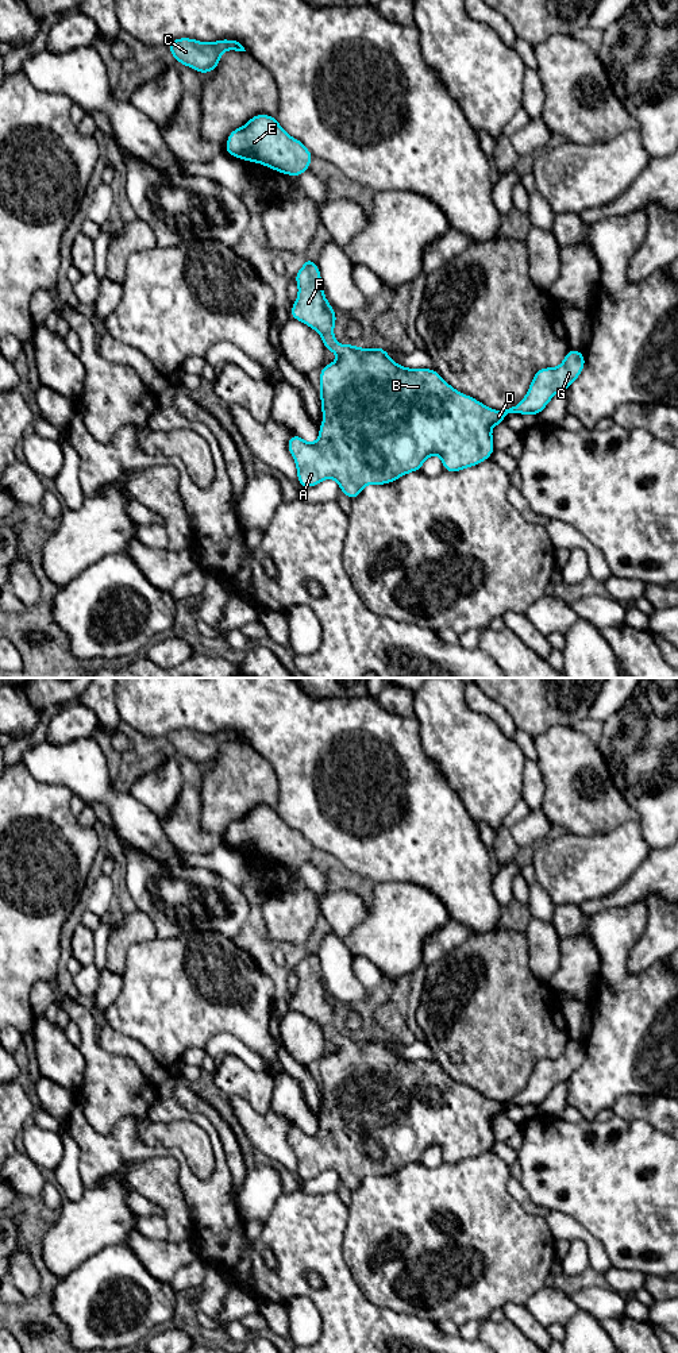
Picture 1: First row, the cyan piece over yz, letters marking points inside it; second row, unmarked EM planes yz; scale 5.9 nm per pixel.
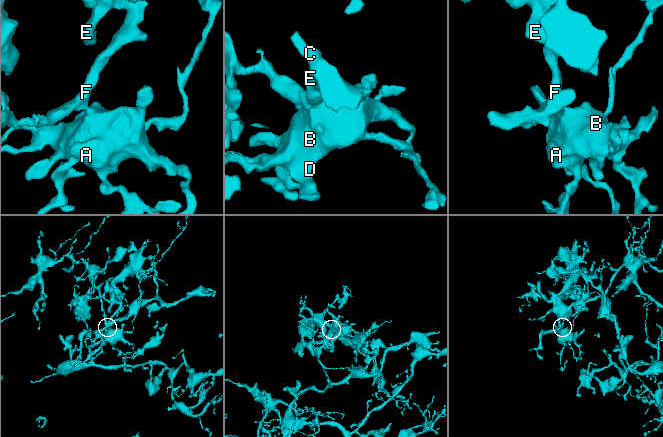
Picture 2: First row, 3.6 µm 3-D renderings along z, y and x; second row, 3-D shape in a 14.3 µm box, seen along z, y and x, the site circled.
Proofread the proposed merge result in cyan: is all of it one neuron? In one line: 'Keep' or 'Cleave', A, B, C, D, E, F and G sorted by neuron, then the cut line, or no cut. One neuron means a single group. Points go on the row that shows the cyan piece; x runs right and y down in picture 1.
Keep. Groups: A B C D E F G. No split

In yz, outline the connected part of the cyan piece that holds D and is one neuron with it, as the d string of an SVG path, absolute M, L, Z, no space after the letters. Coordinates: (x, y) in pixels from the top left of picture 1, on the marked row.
M309 257L296 273L298 294L289 316L321 335L324 350L334 351L338 361L320 369L320 401L324 421L319 440L307 443L293 433L288 451L297 467L297 482L312 487L334 478L339 490L354 501L365 486L386 485L402 475L419 471L425 459L439 455L443 470L457 473L489 459L494 451L493 425L504 424L508 413L539 416L551 398L567 390L585 369L585 354L569 348L558 367L539 369L525 397L505 410L490 409L474 397L455 390L435 369L408 369L397 365L382 347L359 348L339 344L334 336L336 312L324 296L319 265Z

